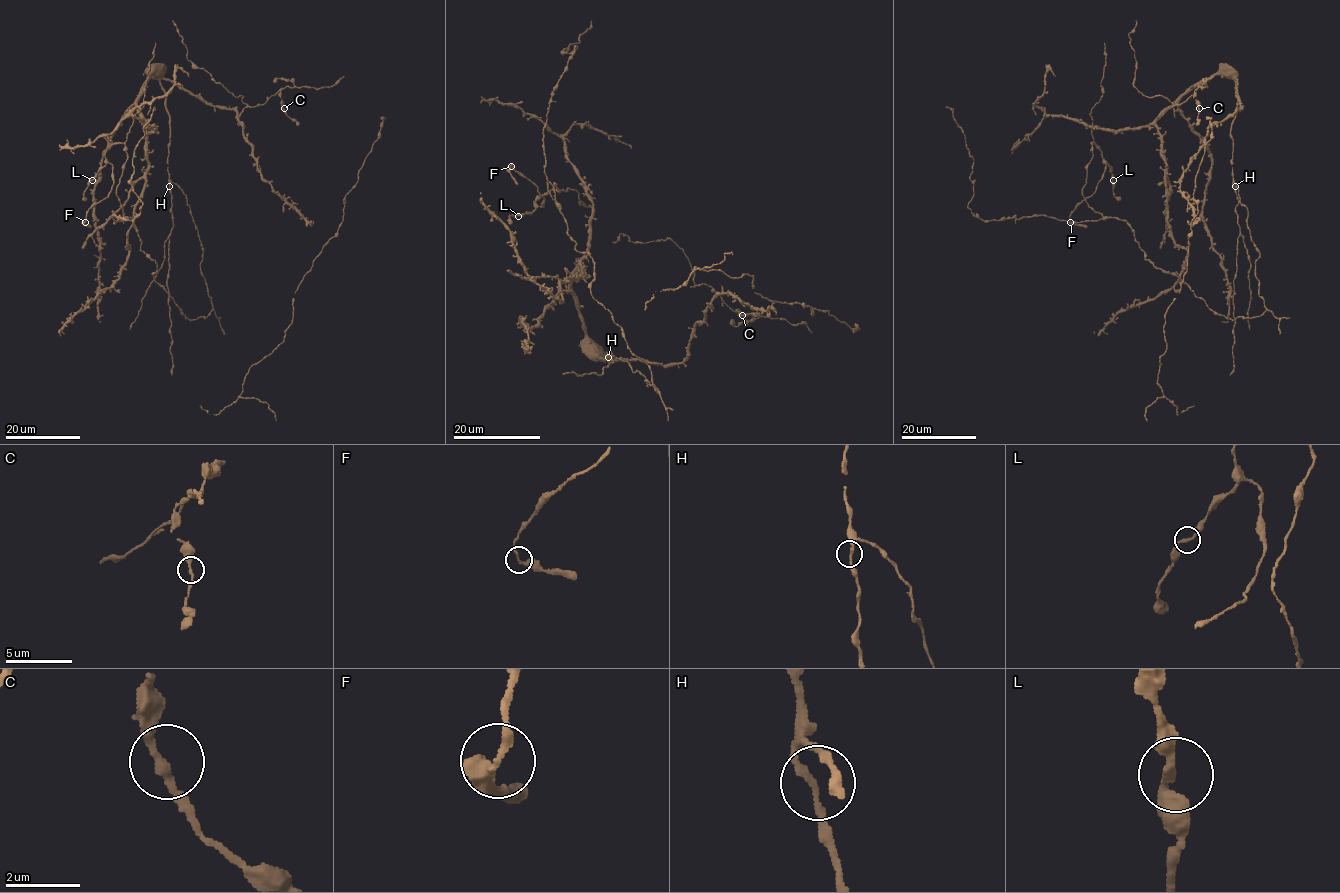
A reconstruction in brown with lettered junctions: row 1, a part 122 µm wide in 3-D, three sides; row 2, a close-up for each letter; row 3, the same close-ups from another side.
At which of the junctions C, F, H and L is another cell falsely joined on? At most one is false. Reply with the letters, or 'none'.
none

